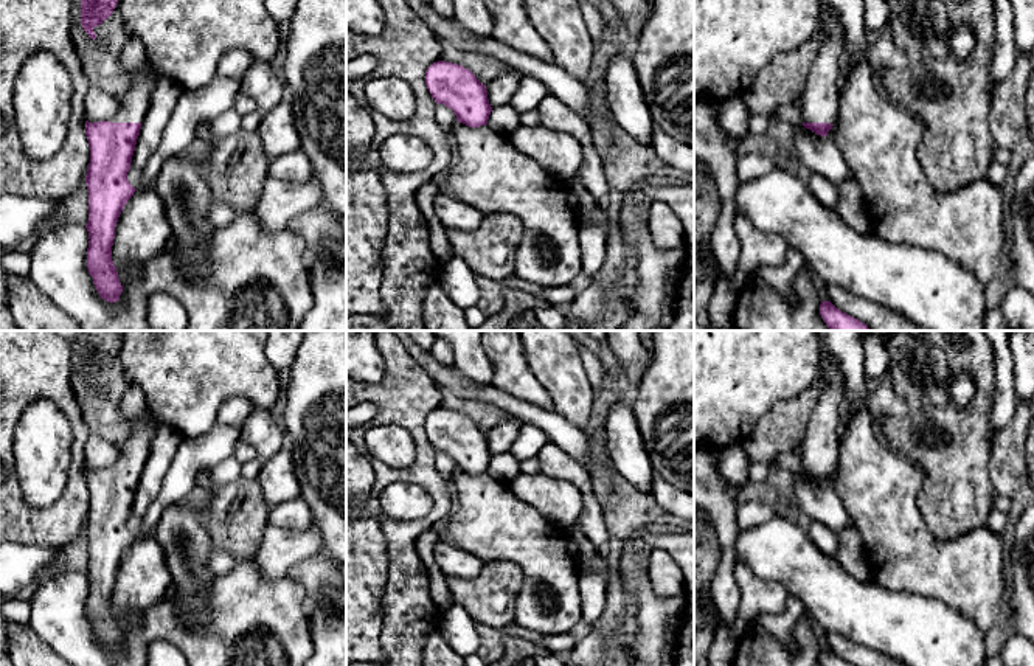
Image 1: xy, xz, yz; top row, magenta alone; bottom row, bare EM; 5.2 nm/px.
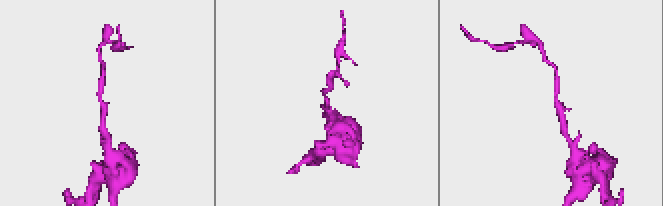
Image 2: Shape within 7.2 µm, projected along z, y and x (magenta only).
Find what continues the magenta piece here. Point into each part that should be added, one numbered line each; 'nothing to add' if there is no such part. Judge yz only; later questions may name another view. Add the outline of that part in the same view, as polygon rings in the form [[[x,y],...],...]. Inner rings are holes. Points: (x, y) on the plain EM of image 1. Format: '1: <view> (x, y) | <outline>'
1: yz (818, 450) | [[[831,354],[826,366],[818,373],[821,393],[810,415],[807,432],[800,449],[801,470],[837,469],[841,385],[846,383],[841,371],[832,362]]]

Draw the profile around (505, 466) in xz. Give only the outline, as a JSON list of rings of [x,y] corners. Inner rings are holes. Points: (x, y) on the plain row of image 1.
[[[511,452],[492,456],[488,473],[503,483],[509,483],[514,477],[520,475],[520,460]]]

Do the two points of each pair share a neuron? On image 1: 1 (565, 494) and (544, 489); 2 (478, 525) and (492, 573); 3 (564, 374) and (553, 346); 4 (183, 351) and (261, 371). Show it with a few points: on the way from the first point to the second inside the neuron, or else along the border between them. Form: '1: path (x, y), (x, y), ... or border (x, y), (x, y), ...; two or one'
1: path (561, 494), (548, 494); one
2: border (485, 559), (513, 561), (523, 575); two
3: path (559, 368), (553, 353); one
4: path (202, 351), (218, 351), (242, 368); one

